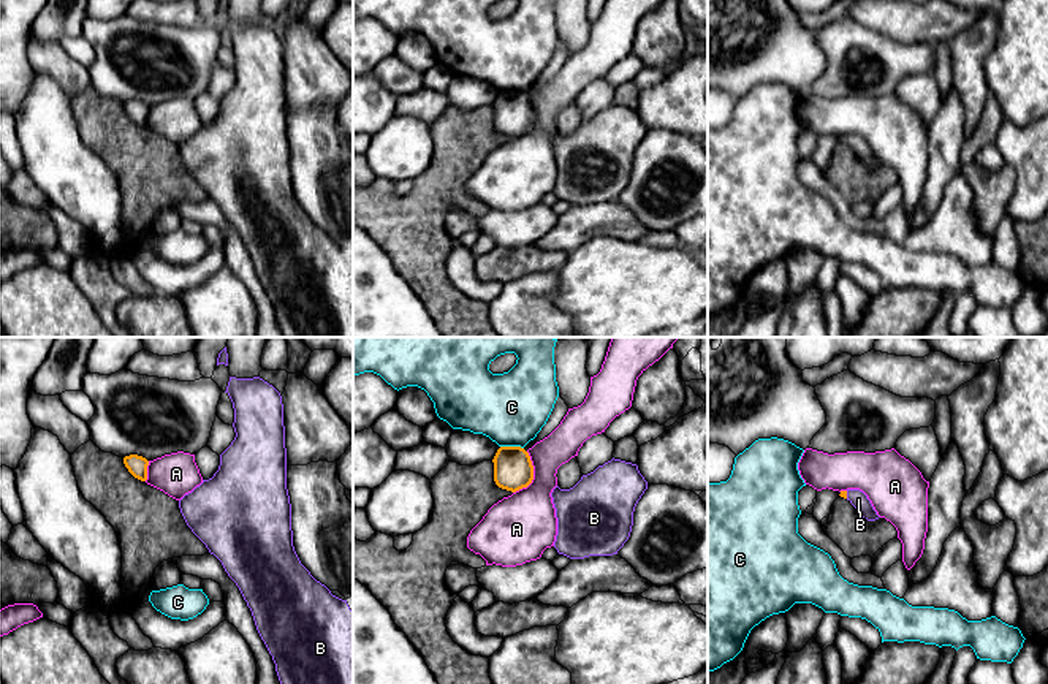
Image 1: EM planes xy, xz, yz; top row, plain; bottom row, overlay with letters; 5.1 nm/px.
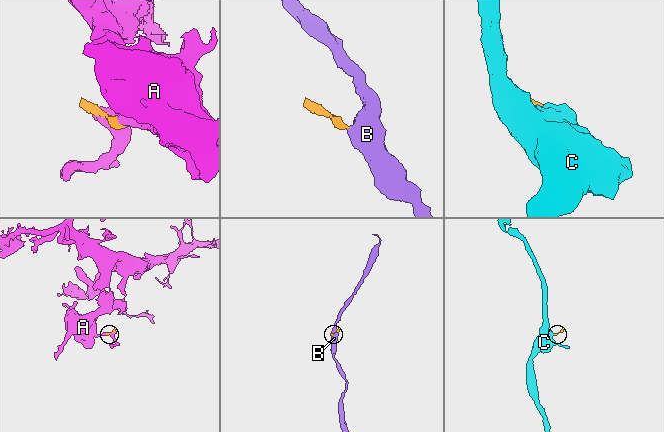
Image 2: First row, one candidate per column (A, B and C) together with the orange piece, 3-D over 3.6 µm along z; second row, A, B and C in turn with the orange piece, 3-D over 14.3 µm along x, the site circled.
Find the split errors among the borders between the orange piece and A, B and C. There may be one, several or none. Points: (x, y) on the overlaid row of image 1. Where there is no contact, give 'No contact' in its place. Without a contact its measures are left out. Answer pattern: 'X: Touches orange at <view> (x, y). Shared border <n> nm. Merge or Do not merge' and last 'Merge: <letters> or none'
A: Touches orange at xz (532, 475). Shared border 220 nm. Do not merge
B: Touches orange at yz (846, 494). Shared border 40 nm. Merge
C: Touches orange at xz (512, 447). Shared border 120 nm. Do not merge
Merge: B

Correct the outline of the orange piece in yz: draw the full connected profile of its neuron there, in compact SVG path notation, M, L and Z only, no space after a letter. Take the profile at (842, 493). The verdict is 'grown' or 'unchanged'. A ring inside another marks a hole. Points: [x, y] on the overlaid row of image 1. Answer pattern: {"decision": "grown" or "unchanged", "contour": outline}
{"decision": "grown", "contour": "M847 489L847 491L841 491L839 496L847 499L858 510L858 513L864 519L875 521L875 519L880 518L877 515L877 511L874 510L871 500L868 499L868 496L863 491L860 491L860 489Z"}

